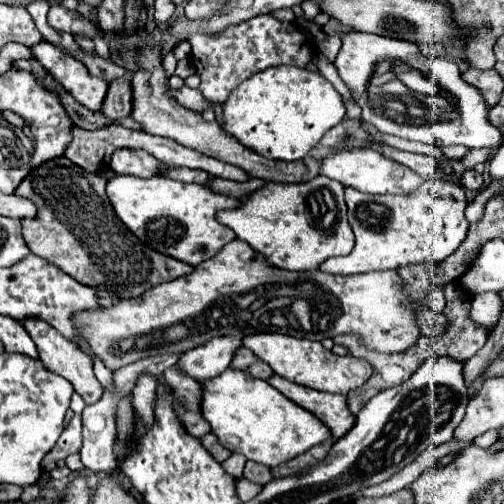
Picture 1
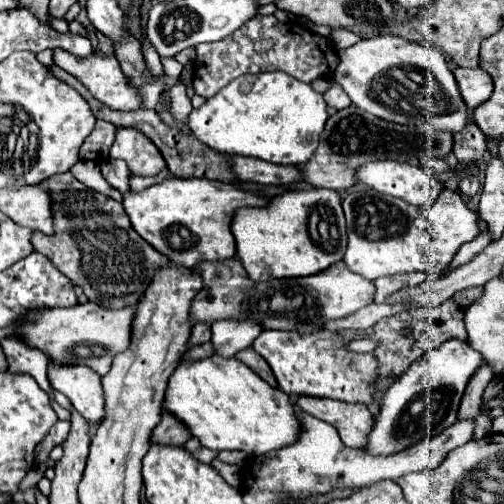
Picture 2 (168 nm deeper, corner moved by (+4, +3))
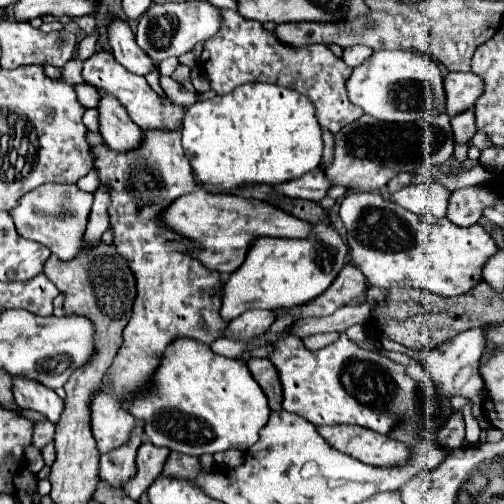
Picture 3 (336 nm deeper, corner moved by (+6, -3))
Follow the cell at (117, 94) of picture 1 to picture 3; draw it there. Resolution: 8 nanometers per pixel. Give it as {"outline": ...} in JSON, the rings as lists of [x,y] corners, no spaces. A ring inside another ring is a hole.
{"outline":[[[161,76],[161,88],[165,90],[165,94],[173,100],[173,104],[181,104],[185,108],[193,106],[199,98],[197,92],[189,92],[185,90],[179,82],[175,82],[171,76]]]}

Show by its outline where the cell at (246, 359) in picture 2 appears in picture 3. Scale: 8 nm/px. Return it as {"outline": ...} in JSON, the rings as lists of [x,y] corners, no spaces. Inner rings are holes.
{"outline":[[[253,358],[247,362],[251,376],[257,380],[257,384],[263,388],[265,396],[269,398],[269,408],[271,410],[281,410],[281,400],[283,400],[283,392],[281,392],[281,380],[277,376],[277,368],[273,366],[271,360],[259,360]]]}

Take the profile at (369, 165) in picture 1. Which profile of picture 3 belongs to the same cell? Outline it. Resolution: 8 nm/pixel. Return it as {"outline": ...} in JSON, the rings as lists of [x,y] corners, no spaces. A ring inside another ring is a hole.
{"outline":[[[411,184],[393,194],[391,200],[413,214],[431,214],[435,218],[443,218],[449,196],[451,192],[441,184]]]}

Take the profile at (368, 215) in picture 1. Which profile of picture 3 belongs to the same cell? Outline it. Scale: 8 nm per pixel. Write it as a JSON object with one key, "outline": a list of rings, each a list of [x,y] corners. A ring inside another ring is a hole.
{"outline":[[[351,192],[341,202],[351,258],[377,288],[421,288],[437,296],[459,296],[483,280],[483,266],[499,252],[493,236],[479,224],[459,228],[447,218],[429,224],[375,192]]]}

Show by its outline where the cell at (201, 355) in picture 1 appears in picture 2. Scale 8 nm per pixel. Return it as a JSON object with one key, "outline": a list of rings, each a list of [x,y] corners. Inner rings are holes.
{"outline":[[[219,320],[211,326],[211,344],[213,354],[231,358],[239,350],[249,348],[251,342],[261,334],[261,328],[255,322],[237,322],[237,320]]]}

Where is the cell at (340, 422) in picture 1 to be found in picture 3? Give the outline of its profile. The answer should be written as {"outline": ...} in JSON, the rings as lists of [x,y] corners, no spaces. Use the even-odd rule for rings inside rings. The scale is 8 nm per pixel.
{"outline":[[[319,426],[317,430],[329,446],[369,466],[391,468],[391,464],[405,464],[405,460],[413,456],[413,452],[409,452],[409,446],[367,428]]]}

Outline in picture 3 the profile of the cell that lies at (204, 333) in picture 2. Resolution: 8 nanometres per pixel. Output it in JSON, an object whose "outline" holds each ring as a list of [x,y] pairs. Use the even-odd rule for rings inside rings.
{"outline":[[[315,224],[313,236],[305,240],[257,238],[243,266],[235,270],[223,284],[221,318],[233,320],[251,308],[289,308],[315,300],[333,284],[347,260],[347,248],[333,224]]]}

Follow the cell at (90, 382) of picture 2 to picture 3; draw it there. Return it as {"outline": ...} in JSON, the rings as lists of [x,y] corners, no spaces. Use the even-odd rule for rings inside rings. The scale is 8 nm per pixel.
{"outline":[[[97,392],[97,396],[91,400],[91,428],[99,452],[111,452],[121,444],[127,444],[133,424],[135,418],[117,404],[115,396]]]}

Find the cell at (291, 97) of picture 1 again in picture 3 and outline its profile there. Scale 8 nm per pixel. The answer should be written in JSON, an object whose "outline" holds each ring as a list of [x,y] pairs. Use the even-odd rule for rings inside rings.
{"outline":[[[243,84],[231,94],[201,100],[187,108],[183,120],[183,148],[197,182],[211,194],[223,194],[245,184],[283,184],[315,170],[321,164],[323,140],[313,104],[299,92],[275,84]]]}

